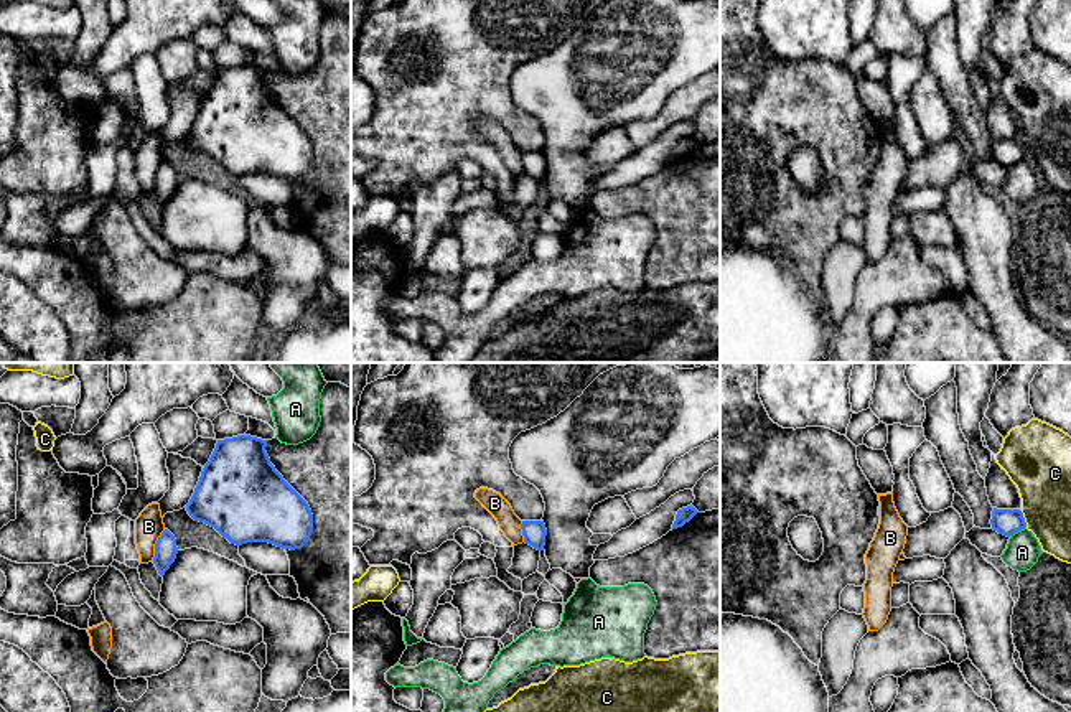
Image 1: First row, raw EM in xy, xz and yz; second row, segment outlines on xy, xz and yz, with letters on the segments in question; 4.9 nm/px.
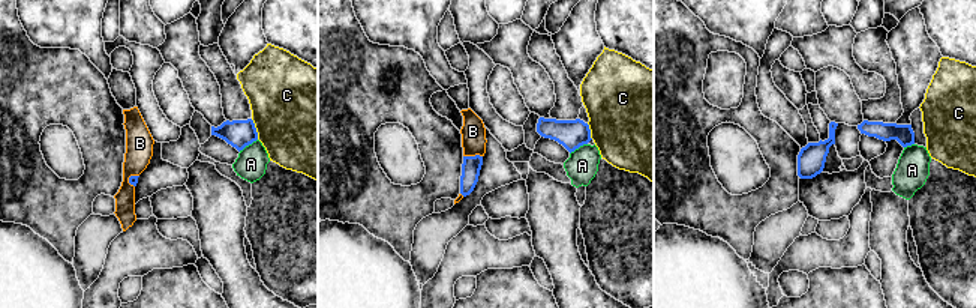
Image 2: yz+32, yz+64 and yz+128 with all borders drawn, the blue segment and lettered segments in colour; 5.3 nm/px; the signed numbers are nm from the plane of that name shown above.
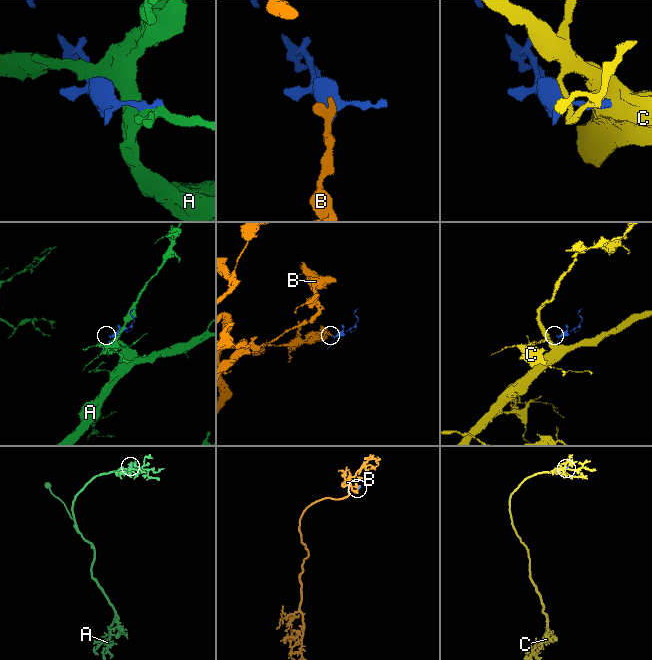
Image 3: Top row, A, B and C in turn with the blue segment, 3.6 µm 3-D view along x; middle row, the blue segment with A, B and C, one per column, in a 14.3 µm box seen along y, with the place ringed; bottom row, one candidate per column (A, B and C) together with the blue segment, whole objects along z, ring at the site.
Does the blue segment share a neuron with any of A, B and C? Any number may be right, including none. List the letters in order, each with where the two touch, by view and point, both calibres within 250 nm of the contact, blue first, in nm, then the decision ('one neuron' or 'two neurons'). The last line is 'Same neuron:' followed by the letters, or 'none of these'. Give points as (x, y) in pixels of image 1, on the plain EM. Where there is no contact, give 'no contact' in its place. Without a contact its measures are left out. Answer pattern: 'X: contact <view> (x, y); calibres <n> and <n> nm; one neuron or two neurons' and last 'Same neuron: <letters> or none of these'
A: contact yz (1017, 162); calibres 130 and 170 nm; two neurons
B: contact xy (155, 175); calibres 110 and 140 nm; two neurons
C: contact yz (1024, 150); calibres 130 and 280 nm; two neurons
Same neuron: none of these

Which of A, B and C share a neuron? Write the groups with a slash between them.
A / B / C

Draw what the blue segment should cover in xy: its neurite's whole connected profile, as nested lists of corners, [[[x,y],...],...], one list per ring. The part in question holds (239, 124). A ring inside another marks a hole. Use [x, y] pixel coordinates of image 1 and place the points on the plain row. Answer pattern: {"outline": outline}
{"outline": [[[250,66],[217,71],[186,142],[194,152],[214,158],[236,176],[269,173],[285,181],[302,180],[313,163],[313,145],[308,134],[270,94],[267,73]]]}

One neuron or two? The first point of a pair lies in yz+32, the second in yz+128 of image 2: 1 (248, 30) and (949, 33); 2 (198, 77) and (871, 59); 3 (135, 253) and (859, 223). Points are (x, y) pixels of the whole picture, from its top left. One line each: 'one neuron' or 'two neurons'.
1: two neurons
2: two neurons
3: one neuron

